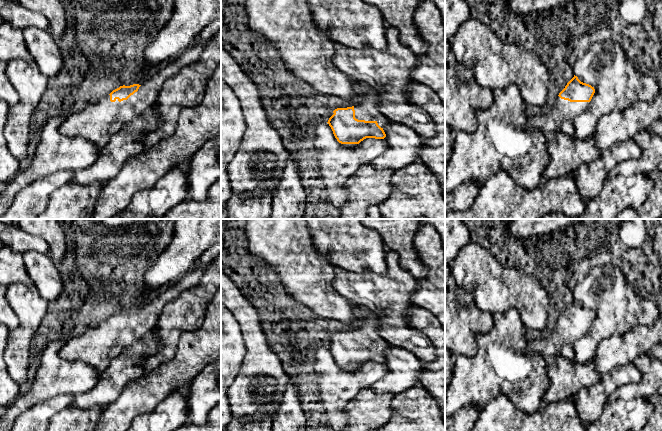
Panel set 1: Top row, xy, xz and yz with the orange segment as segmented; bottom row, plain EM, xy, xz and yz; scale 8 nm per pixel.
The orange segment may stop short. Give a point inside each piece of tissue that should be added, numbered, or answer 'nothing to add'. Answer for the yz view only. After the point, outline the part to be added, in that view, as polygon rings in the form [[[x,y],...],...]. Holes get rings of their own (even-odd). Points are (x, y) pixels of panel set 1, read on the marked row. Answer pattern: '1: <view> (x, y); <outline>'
1: yz (561, 117); [[[558,96],[550,112],[527,119],[523,126],[526,129],[542,130],[546,135],[561,131],[574,136],[574,120],[588,105],[589,102],[570,102]]]

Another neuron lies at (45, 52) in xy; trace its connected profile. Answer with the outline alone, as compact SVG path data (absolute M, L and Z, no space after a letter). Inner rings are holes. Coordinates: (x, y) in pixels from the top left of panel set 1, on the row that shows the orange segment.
M31 26L23 30L23 37L40 72L49 78L57 76L63 66L63 57L50 32Z

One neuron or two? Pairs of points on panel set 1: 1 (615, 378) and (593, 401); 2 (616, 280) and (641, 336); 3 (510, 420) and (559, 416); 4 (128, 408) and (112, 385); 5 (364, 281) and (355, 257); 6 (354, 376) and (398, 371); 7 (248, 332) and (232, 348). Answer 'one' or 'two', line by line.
1: one
2: two
3: one
4: two
5: two
6: two
7: two

